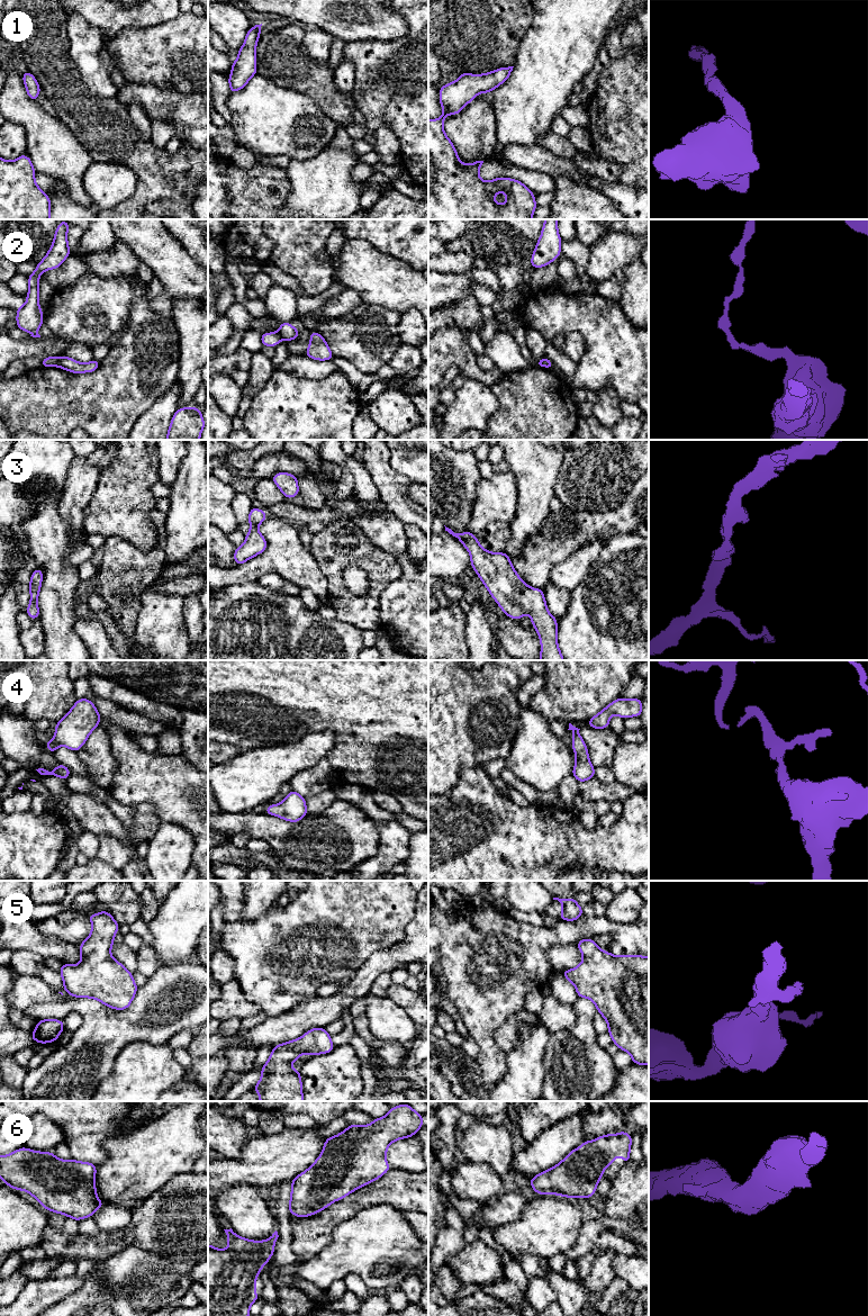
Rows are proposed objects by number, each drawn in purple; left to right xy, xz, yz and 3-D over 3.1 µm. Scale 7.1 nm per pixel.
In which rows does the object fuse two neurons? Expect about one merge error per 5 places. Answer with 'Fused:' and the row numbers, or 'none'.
Fused: 2

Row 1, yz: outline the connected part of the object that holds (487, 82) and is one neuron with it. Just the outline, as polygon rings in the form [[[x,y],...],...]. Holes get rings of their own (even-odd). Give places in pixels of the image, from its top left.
[[[499,67],[485,74],[461,73],[456,81],[438,89],[443,114],[438,119],[428,120],[428,219],[533,219],[532,215],[537,207],[533,191],[515,179],[481,180],[479,171],[483,161],[469,165],[462,163],[443,128],[447,115],[458,115],[479,93],[490,93],[508,79],[513,67]],[[498,192],[507,195],[503,205],[494,199]]]

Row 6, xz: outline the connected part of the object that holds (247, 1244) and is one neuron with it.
[[[224,1229],[228,1247],[218,1250],[208,1244],[208,1316],[250,1316],[250,1307],[260,1296],[255,1295],[255,1282],[261,1269],[274,1253],[279,1235],[275,1231],[266,1241],[251,1241]]]

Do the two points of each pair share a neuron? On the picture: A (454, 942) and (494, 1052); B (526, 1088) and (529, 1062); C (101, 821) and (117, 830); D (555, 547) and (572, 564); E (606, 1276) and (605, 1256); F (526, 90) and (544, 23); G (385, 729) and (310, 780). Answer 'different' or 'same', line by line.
A: same
B: same
C: same
D: different
E: same
F: same
G: different

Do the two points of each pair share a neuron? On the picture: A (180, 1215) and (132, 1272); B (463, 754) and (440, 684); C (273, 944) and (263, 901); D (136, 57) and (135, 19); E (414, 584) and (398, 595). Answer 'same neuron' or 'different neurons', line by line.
A: different neurons
B: same neuron
C: different neurons
D: different neurons
E: same neuron

